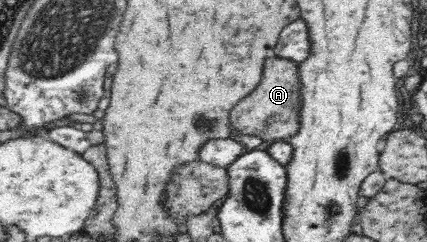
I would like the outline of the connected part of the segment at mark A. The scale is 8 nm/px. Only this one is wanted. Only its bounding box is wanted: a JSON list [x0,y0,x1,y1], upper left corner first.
[229,59,299,141]

